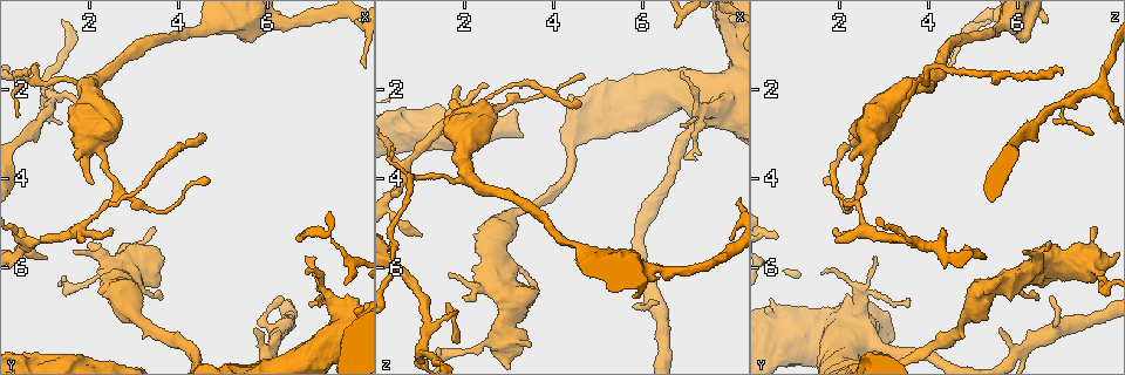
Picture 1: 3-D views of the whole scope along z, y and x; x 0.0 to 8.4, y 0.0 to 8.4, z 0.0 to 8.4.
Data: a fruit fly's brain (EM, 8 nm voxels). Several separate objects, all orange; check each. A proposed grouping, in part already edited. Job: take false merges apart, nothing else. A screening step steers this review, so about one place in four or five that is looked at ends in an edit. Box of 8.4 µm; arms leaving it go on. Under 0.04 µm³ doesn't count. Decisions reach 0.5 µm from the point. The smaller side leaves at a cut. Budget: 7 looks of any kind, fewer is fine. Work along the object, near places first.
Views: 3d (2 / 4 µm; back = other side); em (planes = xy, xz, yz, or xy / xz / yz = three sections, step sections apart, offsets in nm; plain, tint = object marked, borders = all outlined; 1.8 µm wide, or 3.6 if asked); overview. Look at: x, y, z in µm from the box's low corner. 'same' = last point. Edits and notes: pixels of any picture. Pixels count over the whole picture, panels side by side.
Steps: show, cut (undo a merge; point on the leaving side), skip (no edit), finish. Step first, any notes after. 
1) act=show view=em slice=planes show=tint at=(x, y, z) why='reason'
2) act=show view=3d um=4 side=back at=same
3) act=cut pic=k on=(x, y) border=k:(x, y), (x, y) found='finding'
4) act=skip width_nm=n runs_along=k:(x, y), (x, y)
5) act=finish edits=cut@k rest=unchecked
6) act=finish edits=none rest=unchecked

act=show view=em slice=planes show=plain at=(0.75, 1.60, 3.90) why='abrupt turn'

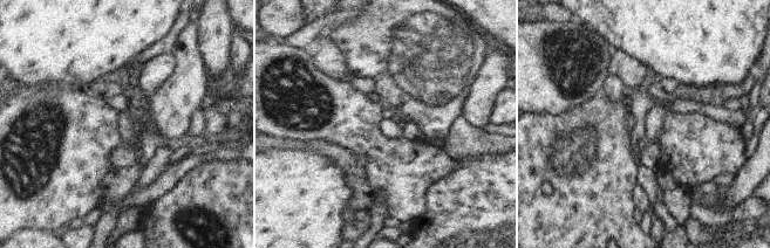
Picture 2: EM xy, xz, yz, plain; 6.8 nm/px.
act=show view=em slice=planes show=tint at=same

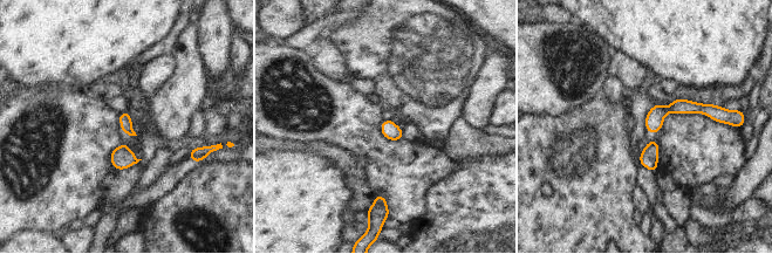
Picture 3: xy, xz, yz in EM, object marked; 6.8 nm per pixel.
act=skip runs_along=3:(718, 117), (671, 108), (648, 123) found='all the same neuron'

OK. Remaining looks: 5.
act=show view=3d um=4 at=(2.05, 3.10, 2.70) why='thin neck'

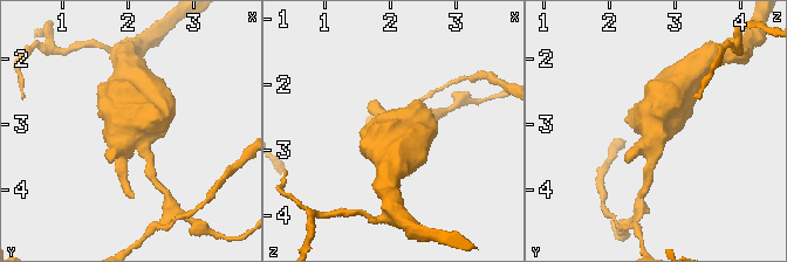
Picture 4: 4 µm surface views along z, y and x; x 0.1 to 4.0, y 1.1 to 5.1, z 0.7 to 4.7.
act=show view=em slice=planes show=tint at=(2.10, 3.20, 2.65)

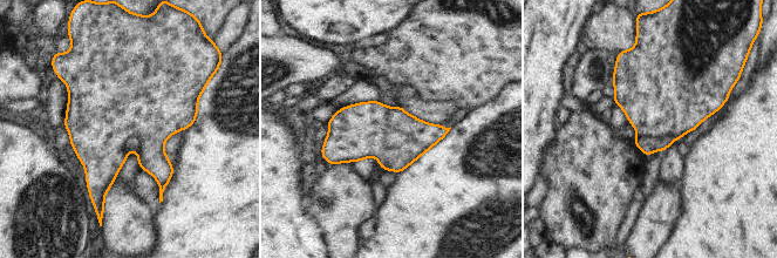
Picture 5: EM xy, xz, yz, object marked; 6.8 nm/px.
act=skip width_nm=380 found='one neuron here'

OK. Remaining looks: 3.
act=show view=em slice=planes show=tint at=(0.70, 5.45, 3.65) why='a fork'

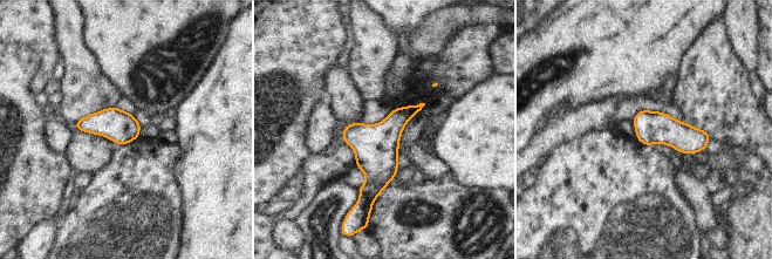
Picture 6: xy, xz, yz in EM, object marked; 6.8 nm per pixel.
act=skip found='one neuron here'

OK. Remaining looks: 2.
act=finish edits=none rest=unchecked

